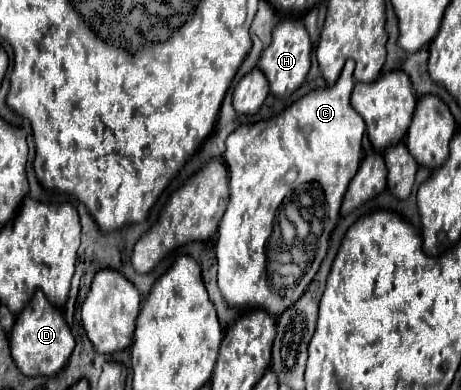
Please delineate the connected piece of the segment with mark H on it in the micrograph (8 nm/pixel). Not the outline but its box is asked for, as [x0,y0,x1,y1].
[260,18,312,98]

